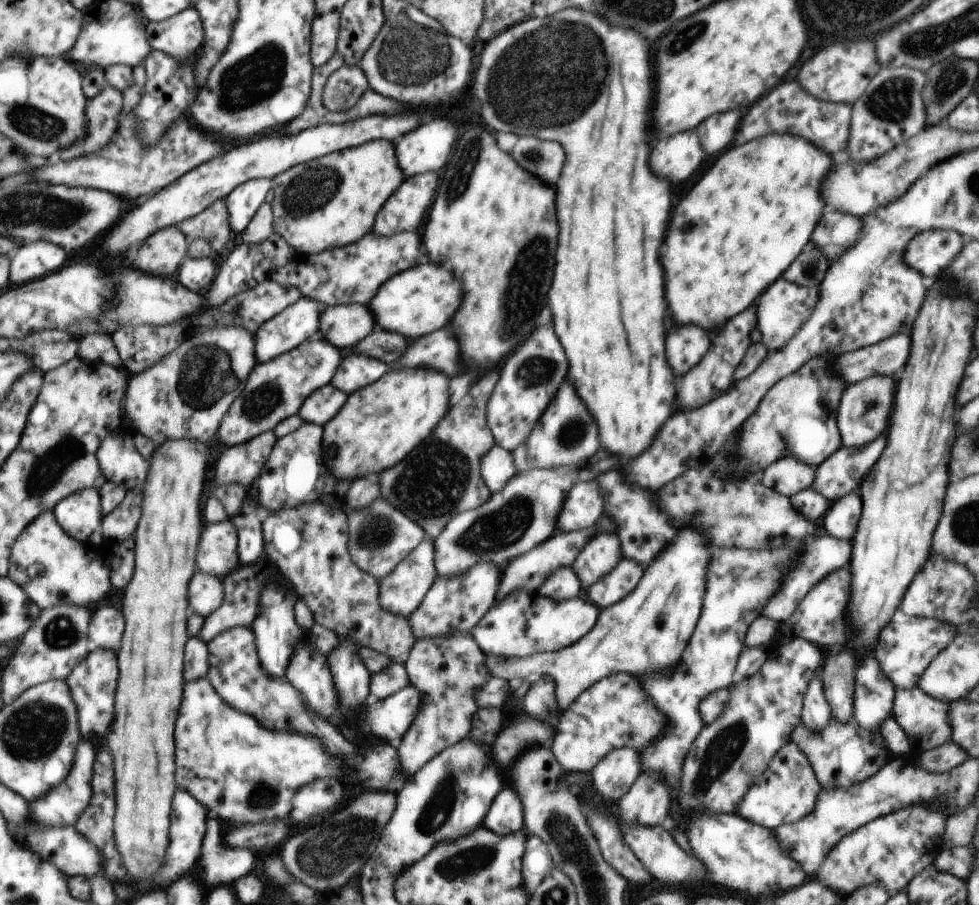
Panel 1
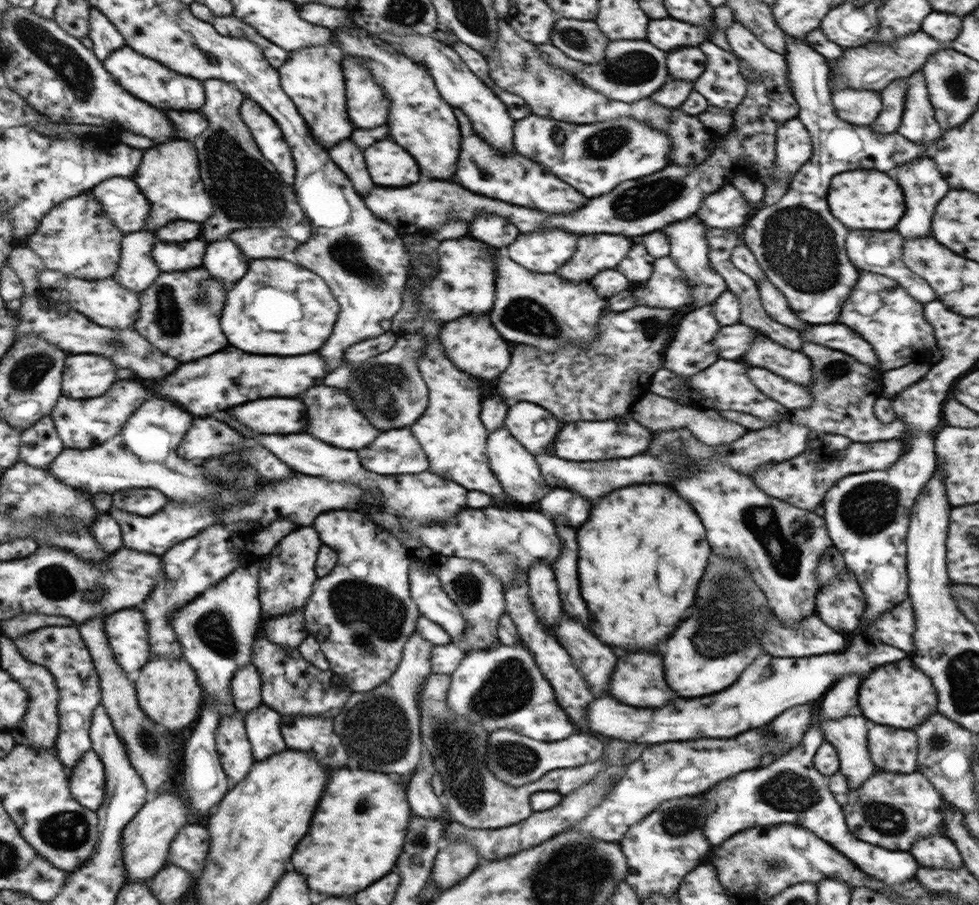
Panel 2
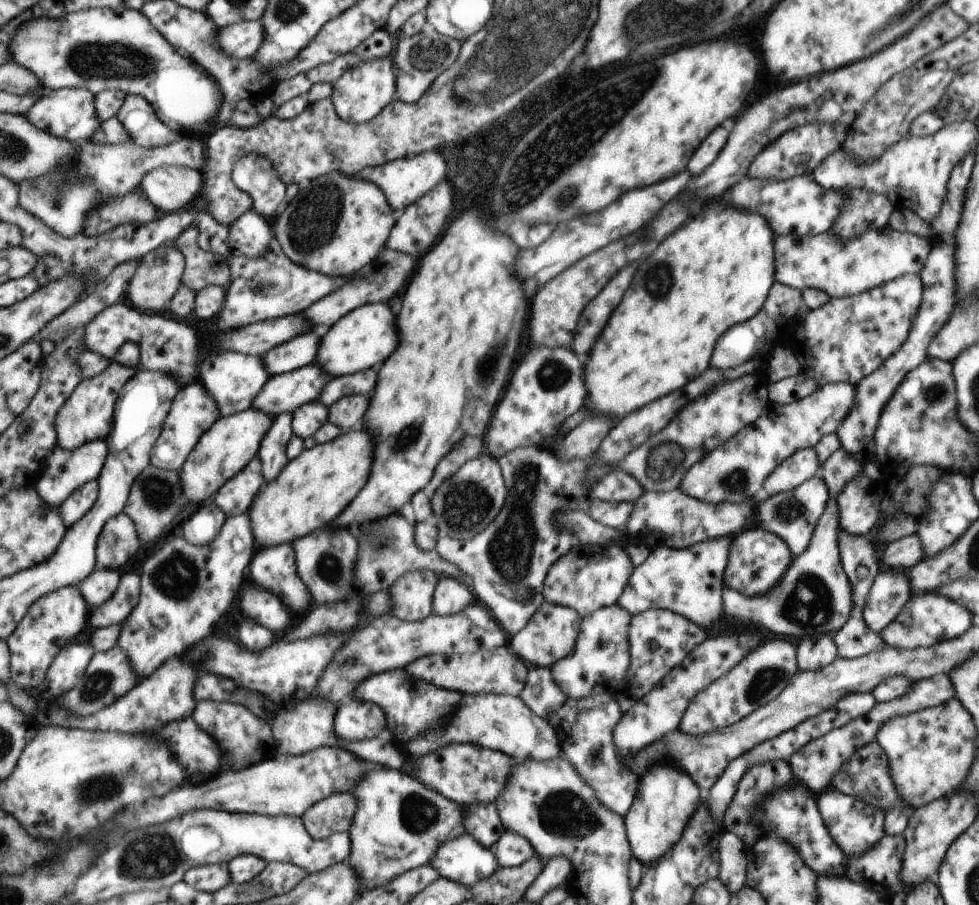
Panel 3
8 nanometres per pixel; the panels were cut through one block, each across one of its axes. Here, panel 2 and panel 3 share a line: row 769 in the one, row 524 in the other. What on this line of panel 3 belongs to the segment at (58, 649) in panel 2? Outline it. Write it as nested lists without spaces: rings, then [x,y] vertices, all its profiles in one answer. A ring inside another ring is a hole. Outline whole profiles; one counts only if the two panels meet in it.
[[[97,480],[78,488],[58,509],[61,520],[68,527],[76,525],[92,508],[100,496]]]

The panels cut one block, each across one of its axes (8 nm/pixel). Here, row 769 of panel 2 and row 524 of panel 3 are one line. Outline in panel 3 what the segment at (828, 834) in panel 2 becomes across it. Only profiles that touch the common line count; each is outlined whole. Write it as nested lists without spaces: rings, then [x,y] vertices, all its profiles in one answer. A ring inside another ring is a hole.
[[[820,475],[814,476],[794,491],[772,495],[765,502],[760,502],[755,508],[755,524],[751,528],[765,529],[775,533],[787,543],[791,554],[802,554],[809,546],[812,534],[820,516],[824,513],[829,493]]]

